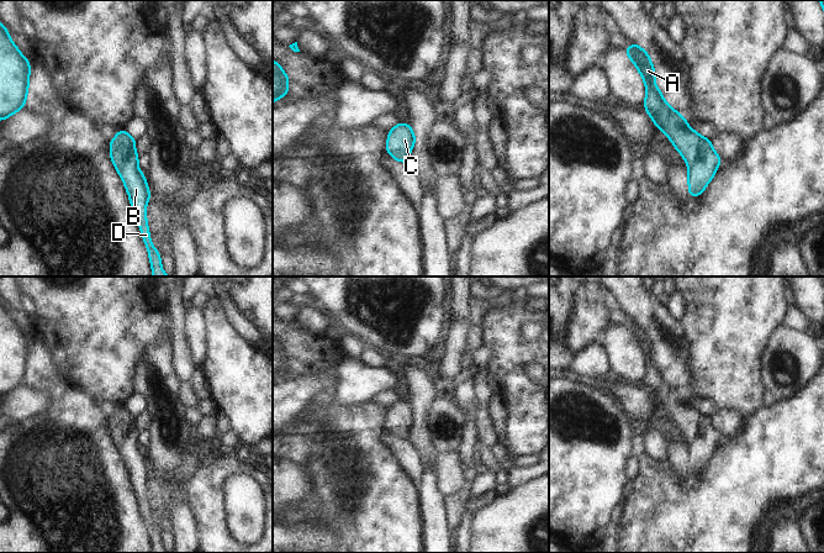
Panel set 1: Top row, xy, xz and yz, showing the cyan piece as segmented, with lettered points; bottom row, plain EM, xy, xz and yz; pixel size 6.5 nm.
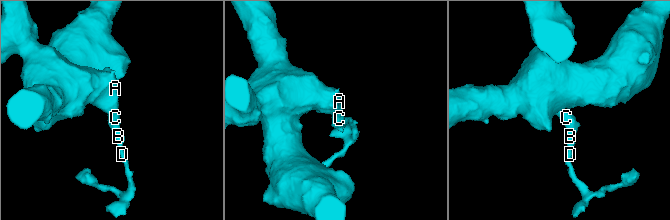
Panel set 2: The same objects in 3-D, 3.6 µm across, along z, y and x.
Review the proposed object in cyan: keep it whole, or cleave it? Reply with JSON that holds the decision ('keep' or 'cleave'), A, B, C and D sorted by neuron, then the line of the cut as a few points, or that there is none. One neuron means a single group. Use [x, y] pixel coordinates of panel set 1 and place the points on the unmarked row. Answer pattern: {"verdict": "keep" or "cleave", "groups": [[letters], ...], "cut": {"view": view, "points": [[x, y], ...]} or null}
{"verdict": "keep", "groups": [["A", "B", "C", "D"]], "cut": null}

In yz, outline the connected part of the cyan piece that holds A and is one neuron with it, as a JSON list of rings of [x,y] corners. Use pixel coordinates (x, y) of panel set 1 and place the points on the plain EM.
[[[633,318],[630,323],[623,326],[627,328],[629,336],[635,341],[645,359],[645,388],[649,390],[656,404],[670,415],[674,423],[681,430],[688,442],[688,472],[692,474],[699,473],[708,459],[713,455],[718,443],[720,442],[722,433],[713,427],[711,416],[698,411],[687,401],[687,397],[682,391],[667,381],[660,365],[656,364],[655,346],[648,328]]]

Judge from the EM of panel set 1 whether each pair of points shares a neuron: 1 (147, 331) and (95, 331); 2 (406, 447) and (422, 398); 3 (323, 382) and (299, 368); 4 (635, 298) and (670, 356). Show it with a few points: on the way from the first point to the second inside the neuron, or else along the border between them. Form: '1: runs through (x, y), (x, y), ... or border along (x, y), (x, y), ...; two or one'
1: runs through (135, 331), (107, 331); one
2: border along (408, 438), (422, 459); two
3: border along (338, 374), (325, 370), (285, 382); two
4: runs through (649, 312), (661, 341); one

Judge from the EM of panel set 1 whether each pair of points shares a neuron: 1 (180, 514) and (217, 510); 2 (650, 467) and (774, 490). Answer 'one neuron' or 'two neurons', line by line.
1: two neurons
2: one neuron

